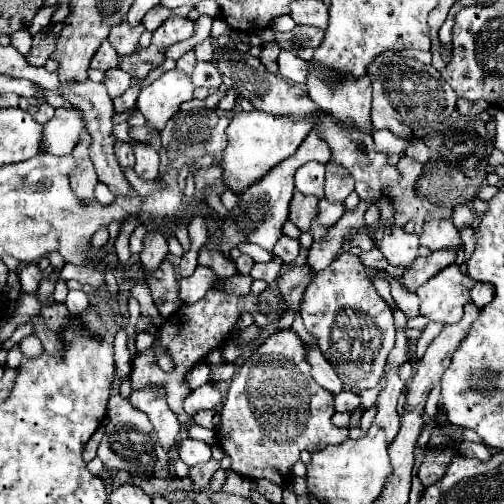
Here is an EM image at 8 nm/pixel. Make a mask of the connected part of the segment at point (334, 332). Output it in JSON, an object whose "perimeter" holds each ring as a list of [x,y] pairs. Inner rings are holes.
{"perimeter":[[[341,253],[325,271],[319,271],[303,293],[299,313],[305,329],[319,341],[321,353],[345,385],[371,389],[379,383],[387,355],[395,345],[393,311],[377,295],[359,257]]]}

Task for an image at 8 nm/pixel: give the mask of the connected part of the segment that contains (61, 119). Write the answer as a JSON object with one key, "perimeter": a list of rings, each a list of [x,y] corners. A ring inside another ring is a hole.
{"perimeter":[[[55,109],[55,115],[49,123],[45,123],[45,135],[41,143],[41,153],[51,155],[69,155],[81,139],[81,133],[87,129],[81,109]]]}

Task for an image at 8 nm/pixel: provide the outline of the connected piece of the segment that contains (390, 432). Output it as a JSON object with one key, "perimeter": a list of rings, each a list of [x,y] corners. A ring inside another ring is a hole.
{"perimeter":[[[391,367],[385,379],[385,389],[381,389],[377,397],[377,413],[373,419],[375,429],[383,429],[387,435],[387,443],[393,441],[393,437],[399,431],[399,417],[397,417],[397,401],[399,395],[405,391],[405,383],[399,379],[399,367]]]}

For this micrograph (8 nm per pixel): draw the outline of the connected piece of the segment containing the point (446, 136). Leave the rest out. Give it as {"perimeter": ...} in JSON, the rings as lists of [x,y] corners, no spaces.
{"perimeter":[[[387,51],[379,55],[367,69],[371,83],[373,83],[373,107],[371,107],[371,121],[373,131],[389,129],[397,137],[423,137],[425,145],[431,149],[431,161],[425,165],[423,173],[423,193],[431,203],[437,205],[469,205],[479,197],[481,187],[487,183],[487,167],[489,157],[493,151],[493,135],[495,123],[493,119],[483,123],[479,117],[463,117],[455,109],[455,91],[441,79],[441,73],[433,65],[425,65],[417,59],[401,59],[399,53]]]}

